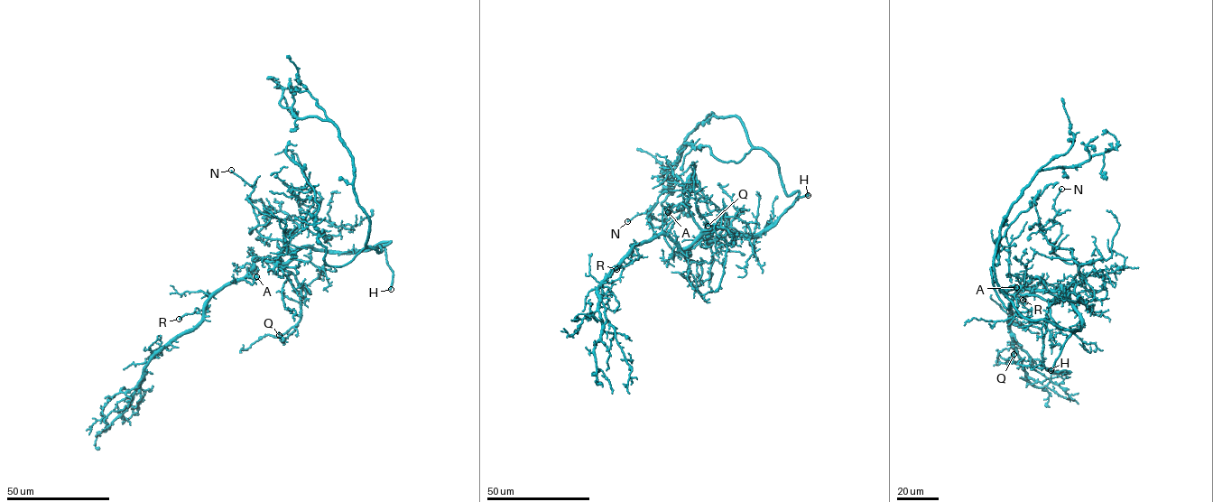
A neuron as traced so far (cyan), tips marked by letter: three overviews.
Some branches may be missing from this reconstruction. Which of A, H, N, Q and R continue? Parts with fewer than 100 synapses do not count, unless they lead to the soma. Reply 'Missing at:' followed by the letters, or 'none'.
Missing at: H

